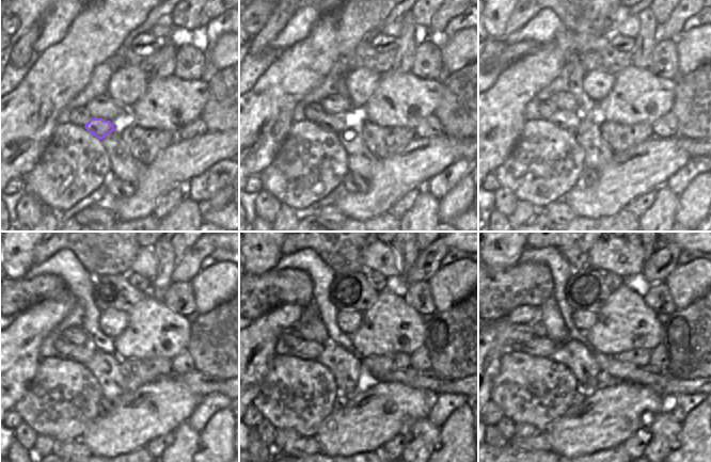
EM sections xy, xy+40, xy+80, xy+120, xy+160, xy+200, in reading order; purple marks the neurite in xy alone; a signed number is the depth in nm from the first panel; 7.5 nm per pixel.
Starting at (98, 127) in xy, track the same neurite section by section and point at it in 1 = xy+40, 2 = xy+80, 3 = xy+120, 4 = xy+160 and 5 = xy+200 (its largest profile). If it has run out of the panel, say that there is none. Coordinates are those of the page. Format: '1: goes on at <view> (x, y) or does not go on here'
1: goes on at xy+40 (333, 123)
2: goes on at xy+80 (569, 121)
3: goes on at xy+120 (80, 354)
4: goes on at xy+160 (306, 349)
5: goes on at xy+200 (540, 346)

